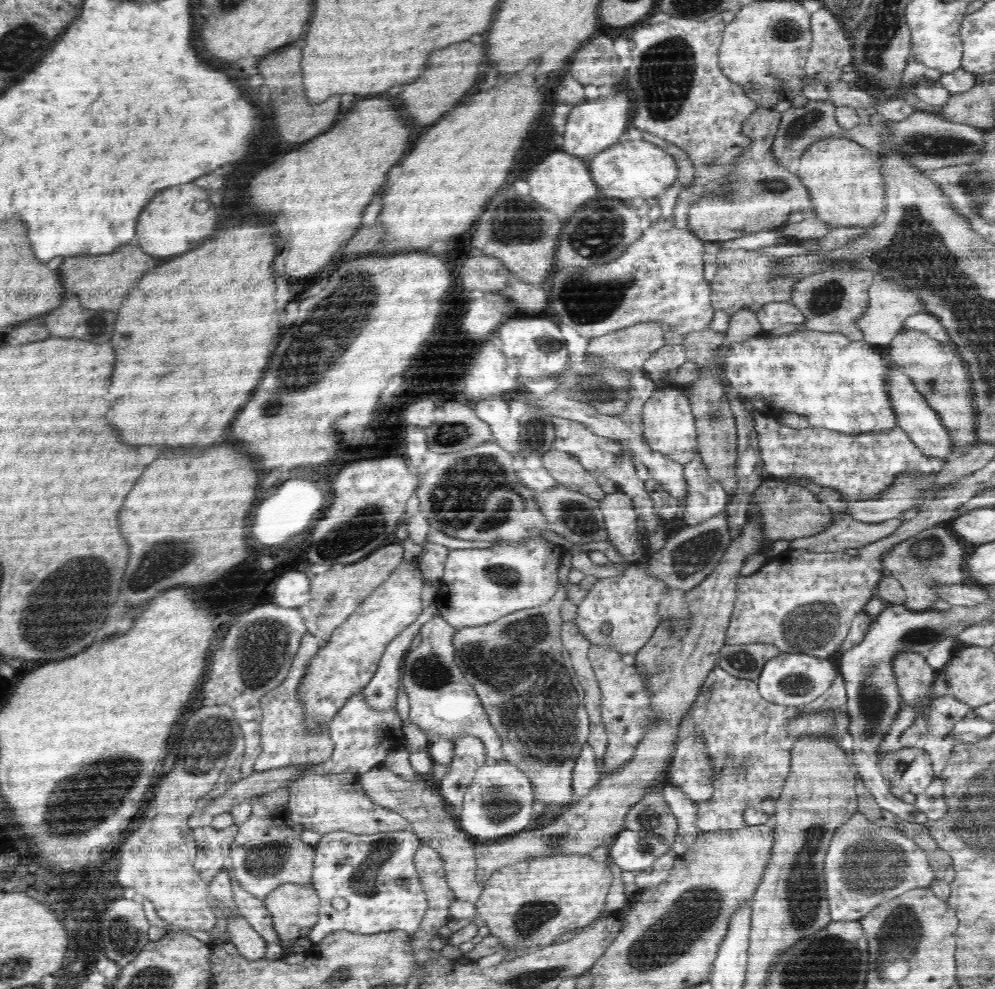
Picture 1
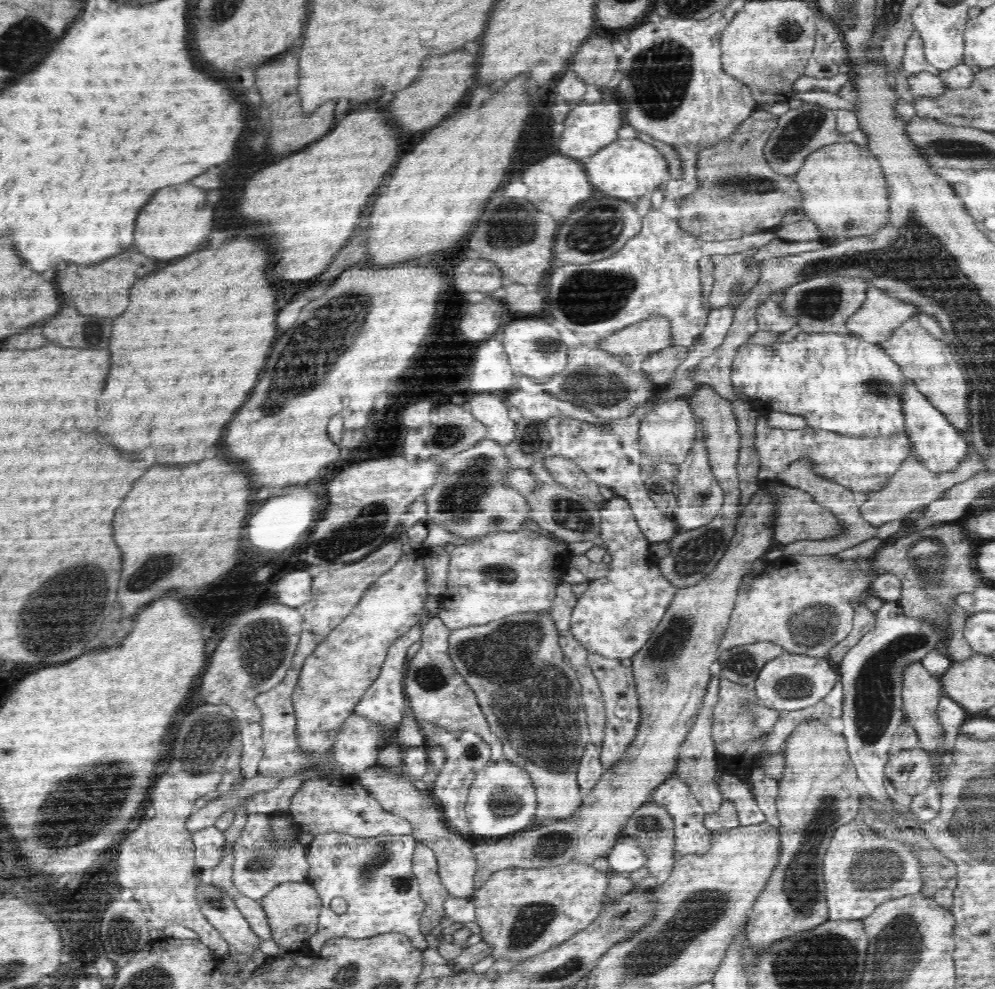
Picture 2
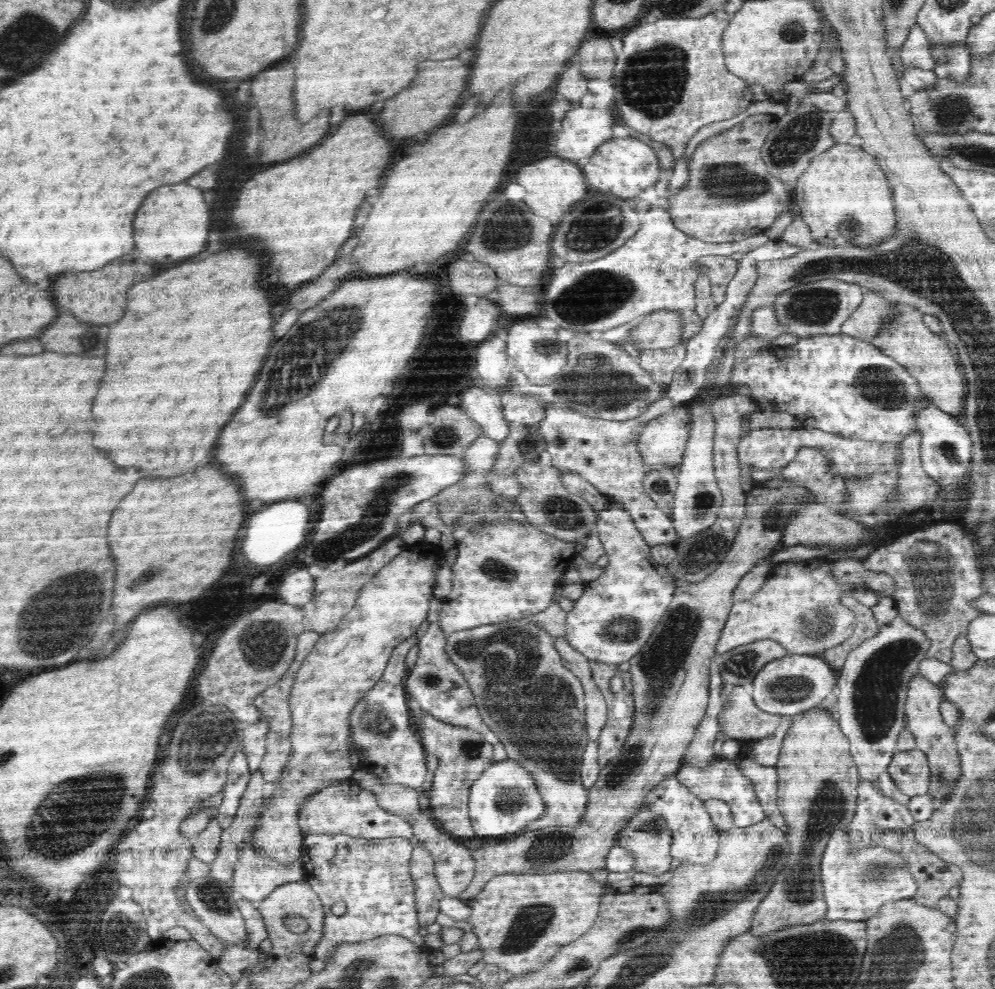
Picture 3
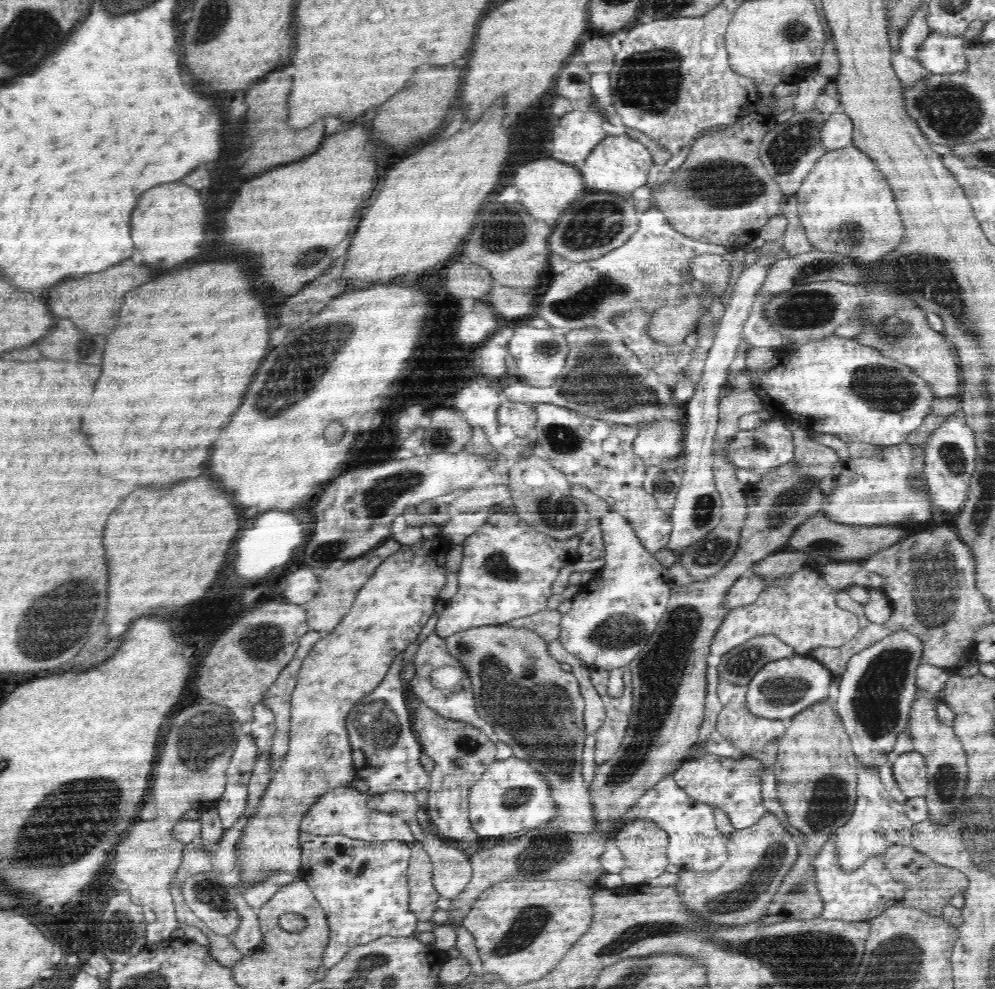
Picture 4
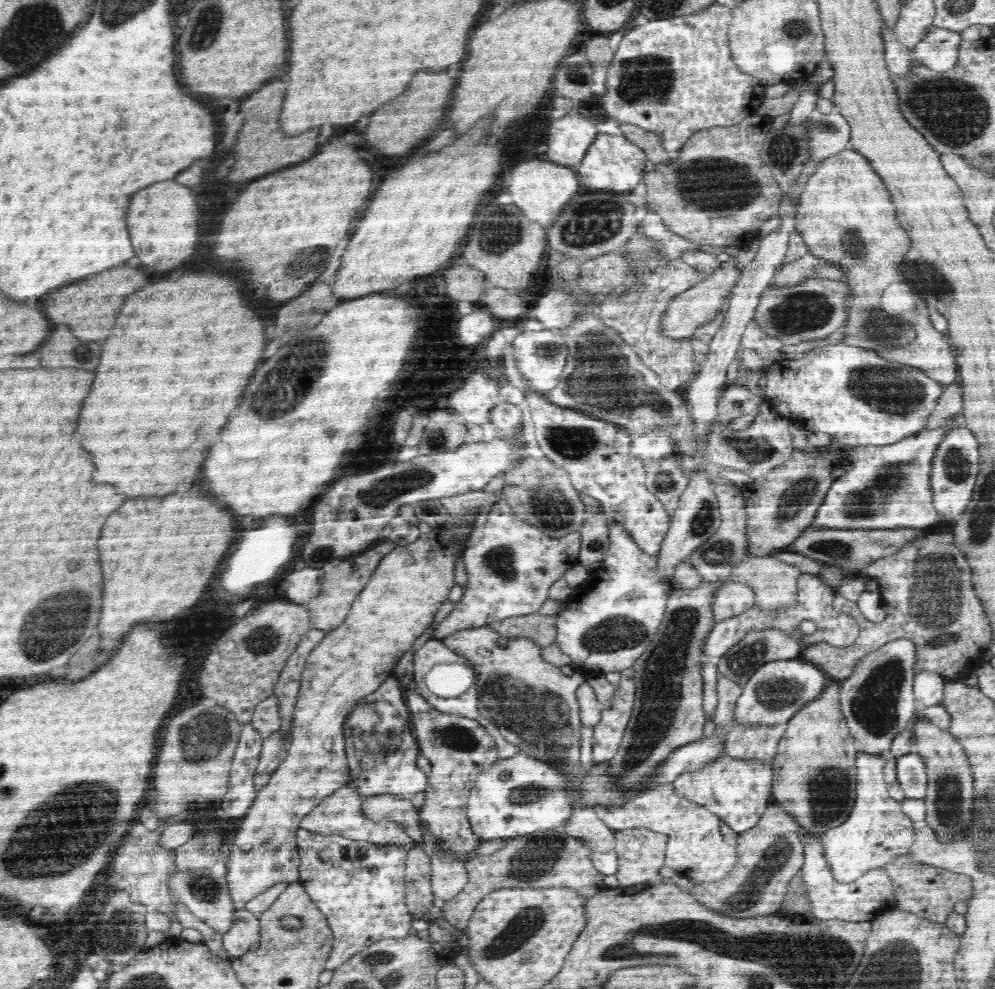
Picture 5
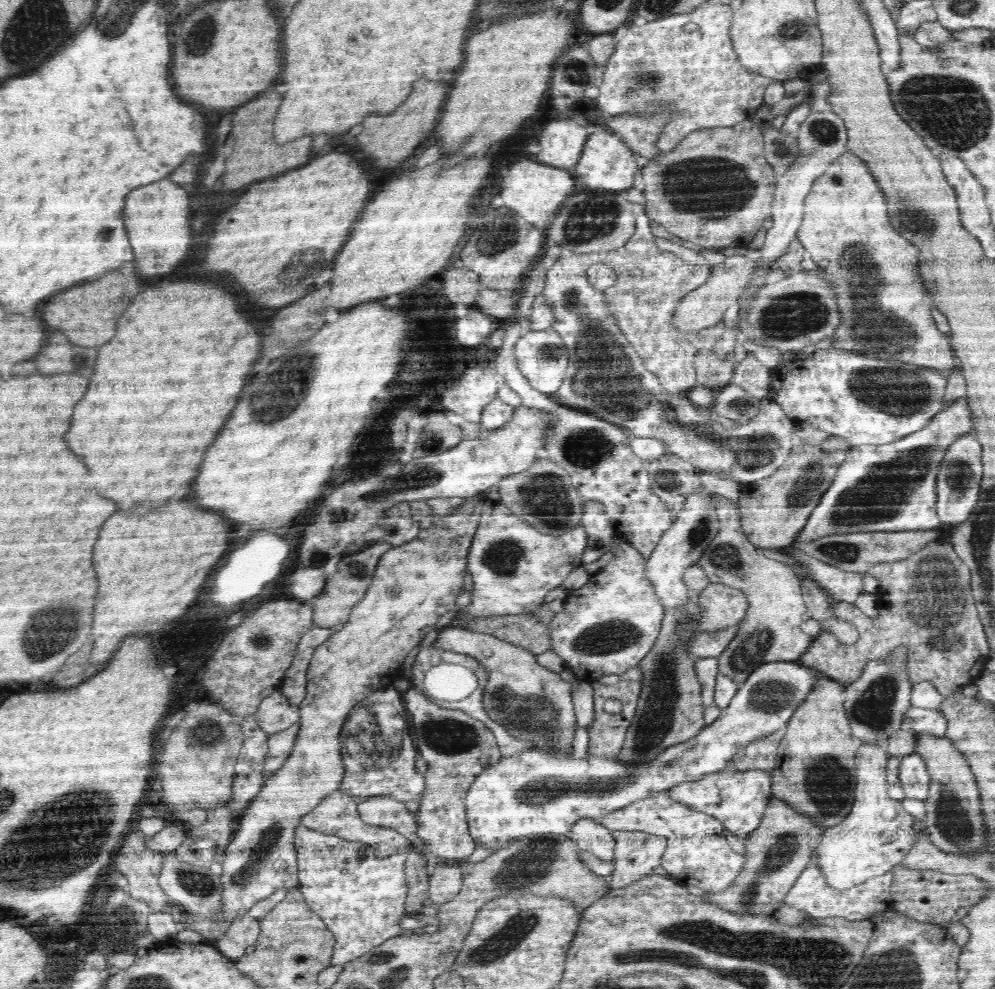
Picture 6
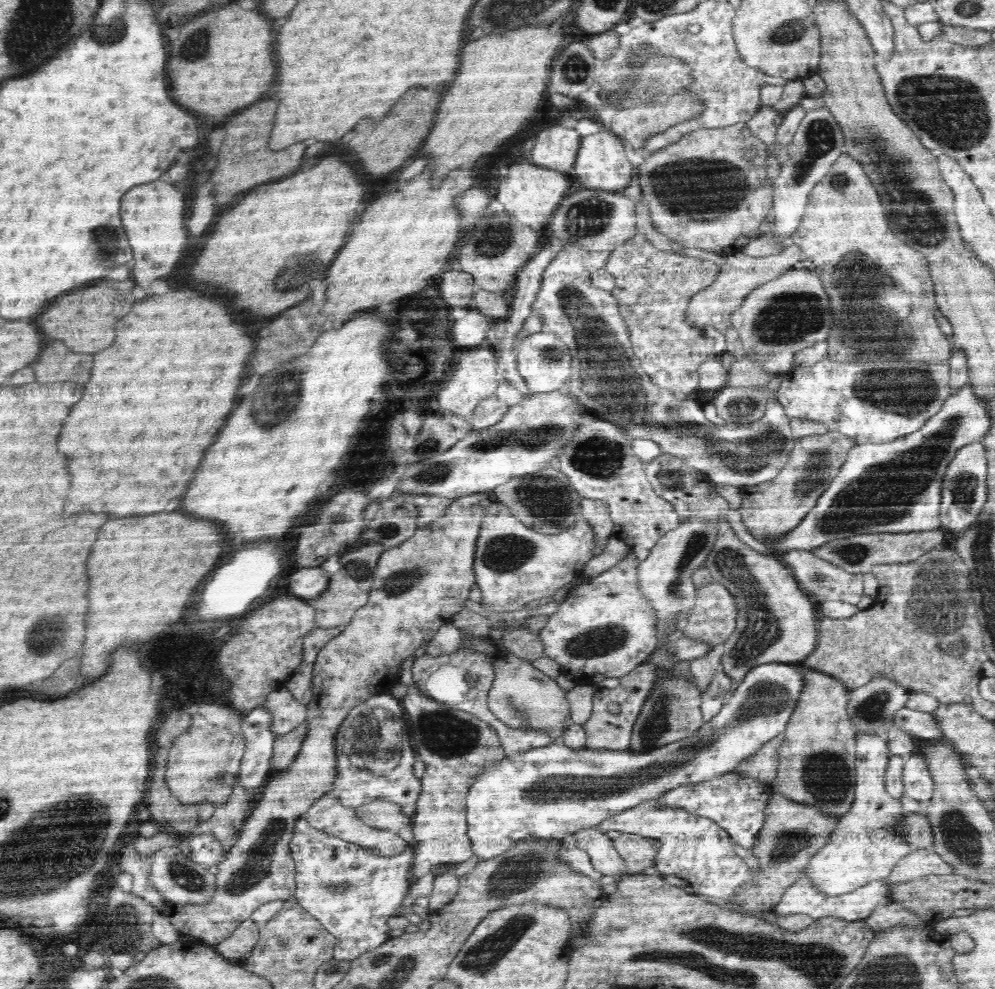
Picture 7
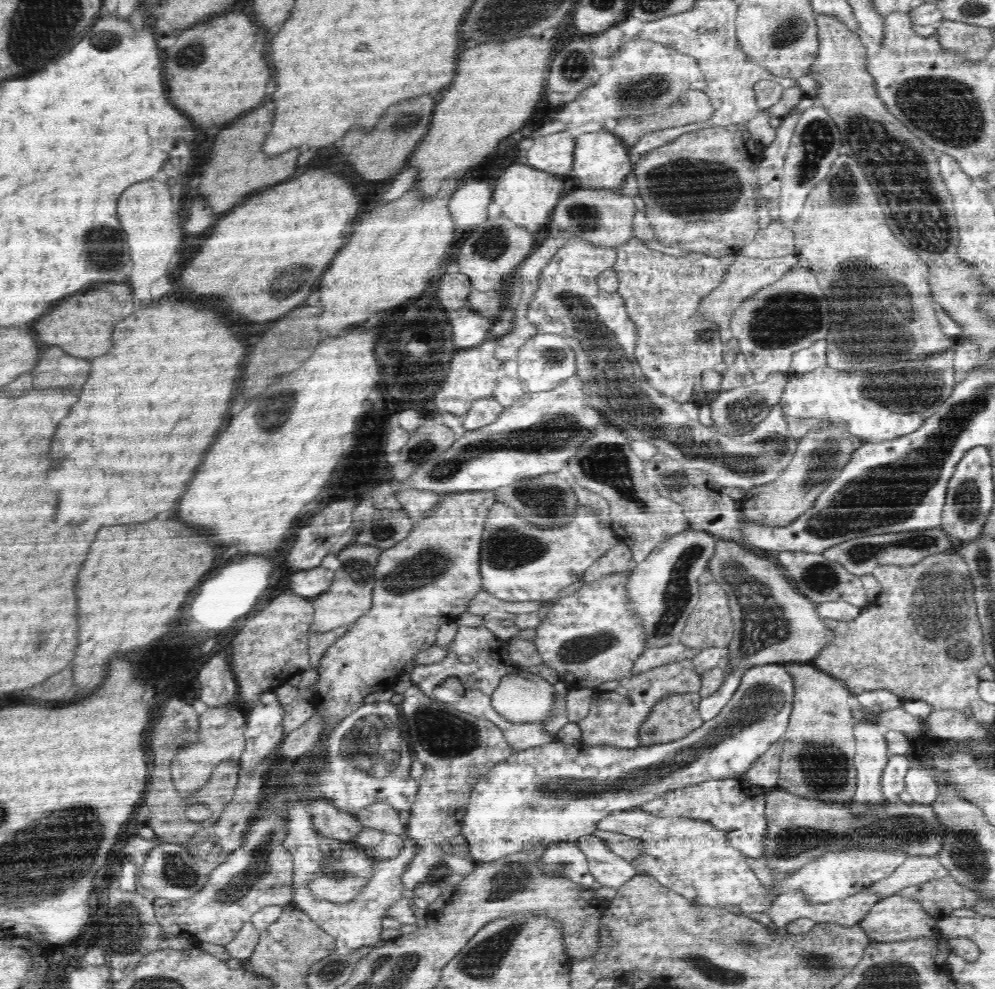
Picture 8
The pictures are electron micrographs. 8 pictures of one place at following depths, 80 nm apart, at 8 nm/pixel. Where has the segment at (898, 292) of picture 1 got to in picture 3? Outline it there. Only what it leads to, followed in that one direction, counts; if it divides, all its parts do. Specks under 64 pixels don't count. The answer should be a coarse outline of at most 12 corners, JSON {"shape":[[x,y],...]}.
{"shape":[[866,290],[839,332],[870,342],[905,309]]}

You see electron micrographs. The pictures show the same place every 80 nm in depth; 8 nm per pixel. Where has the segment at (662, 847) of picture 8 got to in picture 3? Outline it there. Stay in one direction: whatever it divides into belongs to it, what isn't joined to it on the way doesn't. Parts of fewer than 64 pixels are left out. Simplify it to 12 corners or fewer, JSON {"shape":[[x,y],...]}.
{"shape":[[667,776],[642,808],[672,832],[670,854],[711,864],[720,834],[704,801]]}

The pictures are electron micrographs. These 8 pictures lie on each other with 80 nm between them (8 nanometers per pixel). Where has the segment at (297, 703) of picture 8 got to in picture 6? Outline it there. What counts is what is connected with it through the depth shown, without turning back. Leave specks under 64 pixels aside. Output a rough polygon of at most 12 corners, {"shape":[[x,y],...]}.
{"shape":[[282,691],[260,702],[256,721],[272,736],[299,723]]}

